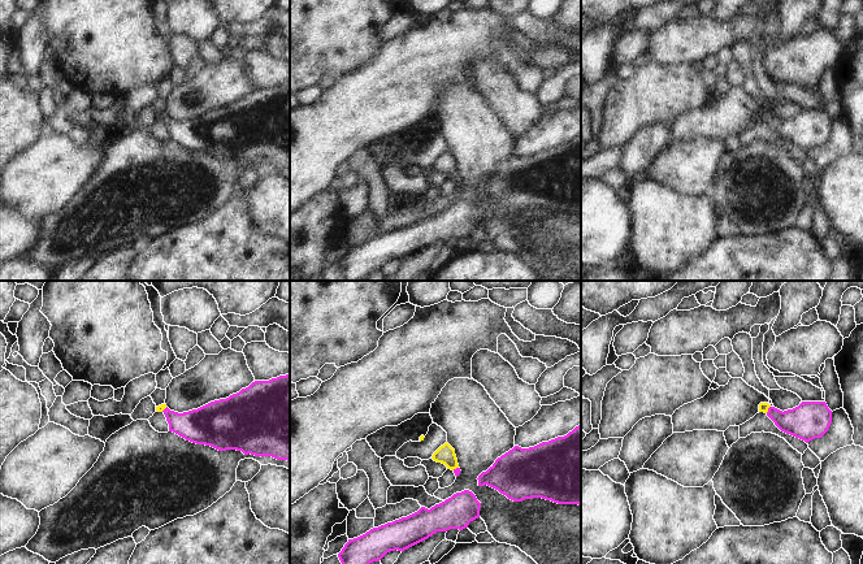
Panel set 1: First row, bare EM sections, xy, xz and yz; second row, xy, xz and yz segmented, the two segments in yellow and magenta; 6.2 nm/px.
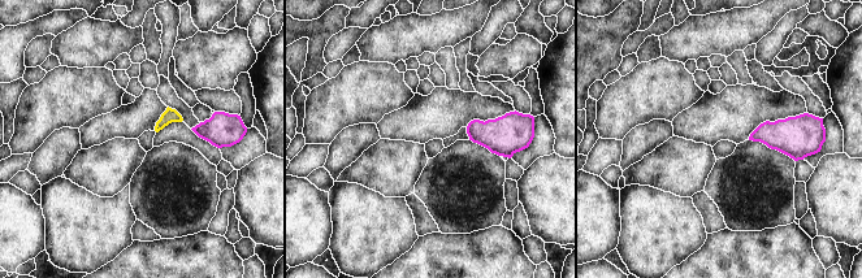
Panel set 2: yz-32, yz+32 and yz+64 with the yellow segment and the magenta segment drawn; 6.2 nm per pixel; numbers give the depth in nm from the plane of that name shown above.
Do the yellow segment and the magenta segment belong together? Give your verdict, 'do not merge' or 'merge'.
merge

